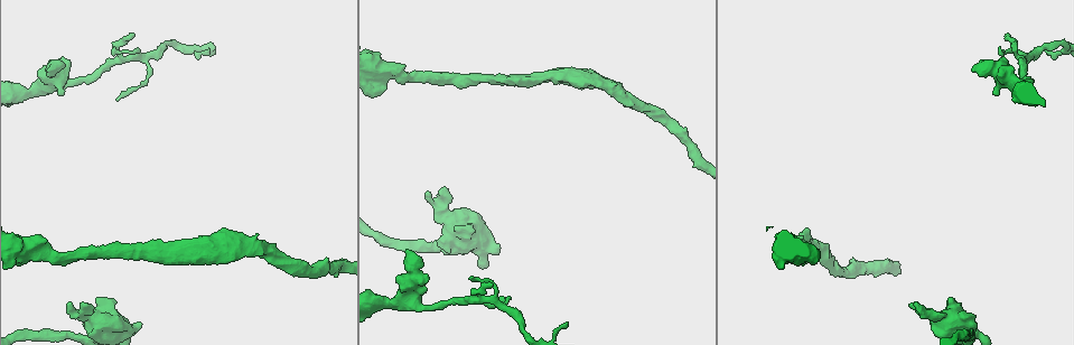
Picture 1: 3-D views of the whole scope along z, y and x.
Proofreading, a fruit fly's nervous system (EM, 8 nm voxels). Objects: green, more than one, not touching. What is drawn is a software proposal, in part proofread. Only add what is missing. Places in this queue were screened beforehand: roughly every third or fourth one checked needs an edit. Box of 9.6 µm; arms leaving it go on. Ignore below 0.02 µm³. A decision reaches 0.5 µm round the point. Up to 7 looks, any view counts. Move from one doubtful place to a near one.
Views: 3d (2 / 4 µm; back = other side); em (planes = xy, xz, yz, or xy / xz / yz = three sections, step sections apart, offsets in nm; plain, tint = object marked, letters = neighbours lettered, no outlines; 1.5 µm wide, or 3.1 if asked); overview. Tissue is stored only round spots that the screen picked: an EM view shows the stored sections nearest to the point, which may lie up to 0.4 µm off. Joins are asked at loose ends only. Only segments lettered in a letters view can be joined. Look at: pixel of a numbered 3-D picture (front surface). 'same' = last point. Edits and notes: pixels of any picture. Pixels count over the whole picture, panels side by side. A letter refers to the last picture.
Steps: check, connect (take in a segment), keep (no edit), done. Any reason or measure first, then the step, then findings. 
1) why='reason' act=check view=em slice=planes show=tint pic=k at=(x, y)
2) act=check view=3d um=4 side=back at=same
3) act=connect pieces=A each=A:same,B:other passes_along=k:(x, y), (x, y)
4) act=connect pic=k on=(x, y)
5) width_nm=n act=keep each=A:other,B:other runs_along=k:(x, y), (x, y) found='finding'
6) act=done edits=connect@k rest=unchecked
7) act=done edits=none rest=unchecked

why='thin end' act=check view=em slice=planes show=plain pic=1 at=(131, 34)

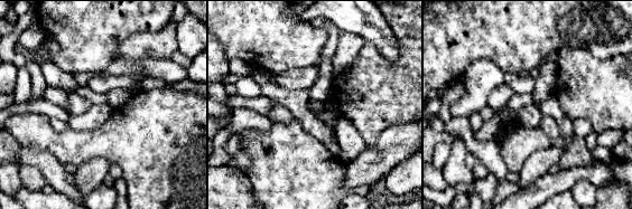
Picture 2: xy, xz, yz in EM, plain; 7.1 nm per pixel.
act=check view=em slice=planes show=letters at=same

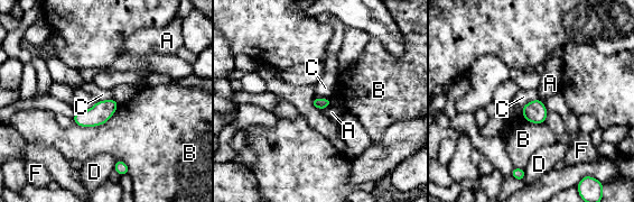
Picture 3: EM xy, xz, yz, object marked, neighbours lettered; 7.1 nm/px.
act=keep each=A:other,B:other,C:other,D:other,F:other border=3:(538, 98), (529, 101), (521, 109) found='none of them fits'

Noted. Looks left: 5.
why='thick end' act=check view=3d um=2 pic=1 at=(1002, 60)

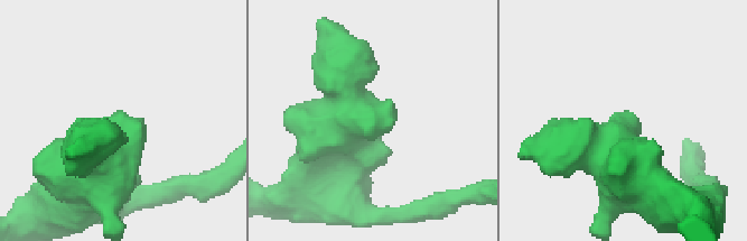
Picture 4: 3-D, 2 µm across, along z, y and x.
why='now the EM' act=check view=em slice=planes show=letters pic=4 at=(627, 120)

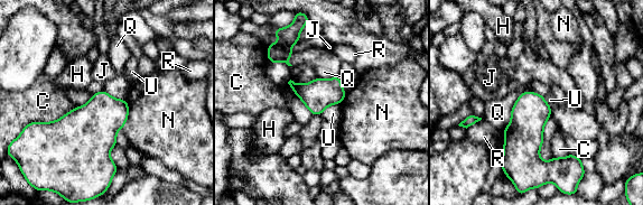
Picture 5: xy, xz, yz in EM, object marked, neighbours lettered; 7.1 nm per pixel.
width_nm=220 act=keep each=C:other,H:other,J:other,N:other,Q:other,R:other,U:other border=5:(543, 95), (524, 91), (502, 129) found='no lettered segment goes on from it'

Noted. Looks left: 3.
why='stops while still wide' act=check view=3d um=4 pic=1 at=(497, 245)

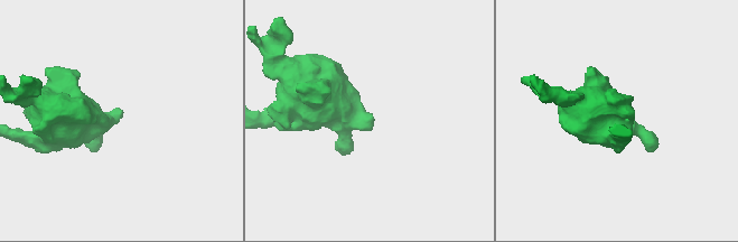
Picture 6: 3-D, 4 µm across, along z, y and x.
why='shape alone is not enough' act=check view=em slice=xz step=4 show=tint pic=6 at=(122, 112)

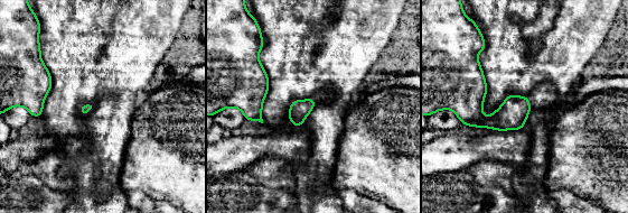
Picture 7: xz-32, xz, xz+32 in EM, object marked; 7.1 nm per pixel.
act=check view=em slice=xz step=4 show=letters at=same

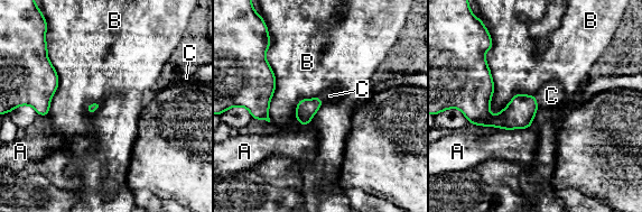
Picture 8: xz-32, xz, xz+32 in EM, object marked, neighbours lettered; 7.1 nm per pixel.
act=connect pieces=C each=A:other,B:other,C:same found='it goes on there'

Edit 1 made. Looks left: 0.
act=done edits=connect@8 rest=unchecked

